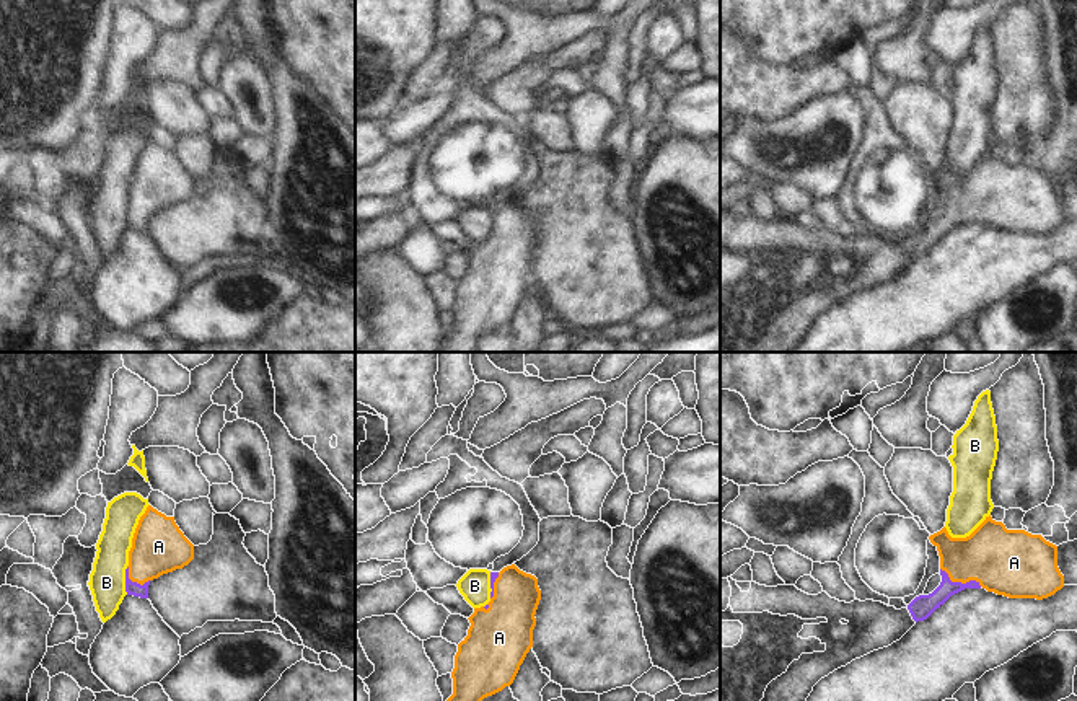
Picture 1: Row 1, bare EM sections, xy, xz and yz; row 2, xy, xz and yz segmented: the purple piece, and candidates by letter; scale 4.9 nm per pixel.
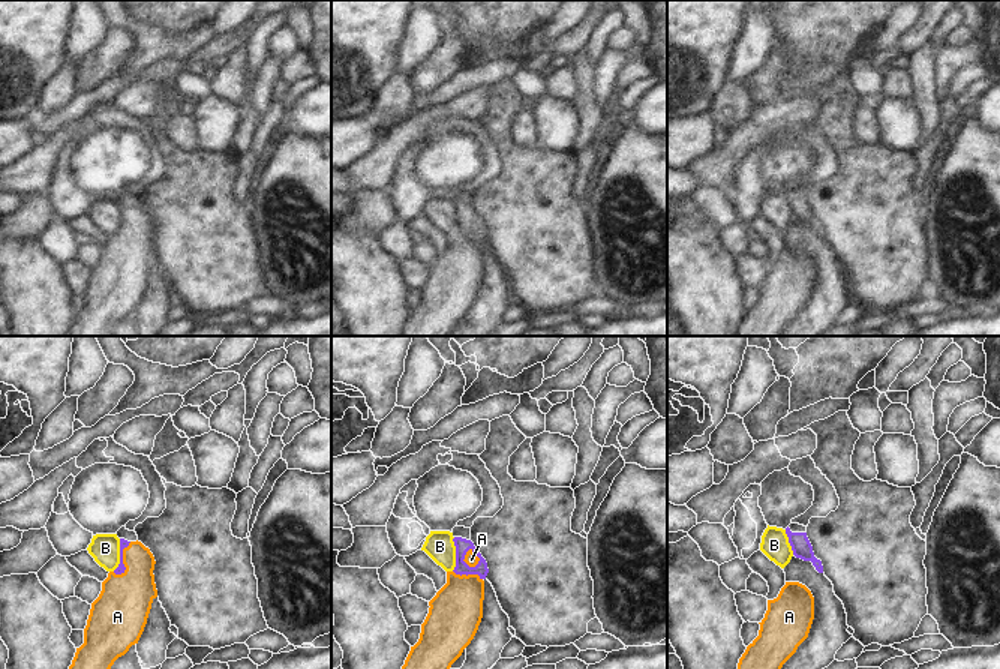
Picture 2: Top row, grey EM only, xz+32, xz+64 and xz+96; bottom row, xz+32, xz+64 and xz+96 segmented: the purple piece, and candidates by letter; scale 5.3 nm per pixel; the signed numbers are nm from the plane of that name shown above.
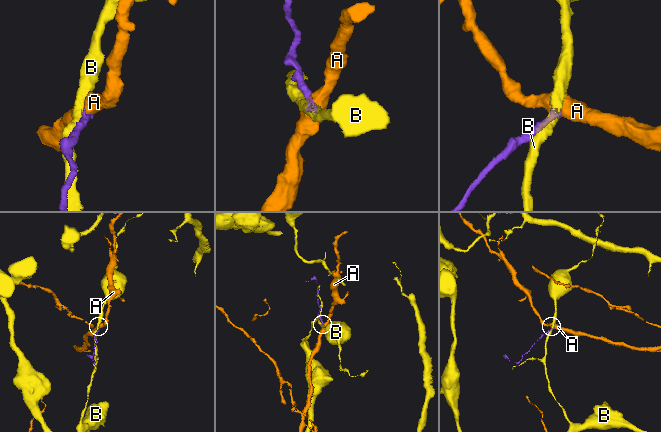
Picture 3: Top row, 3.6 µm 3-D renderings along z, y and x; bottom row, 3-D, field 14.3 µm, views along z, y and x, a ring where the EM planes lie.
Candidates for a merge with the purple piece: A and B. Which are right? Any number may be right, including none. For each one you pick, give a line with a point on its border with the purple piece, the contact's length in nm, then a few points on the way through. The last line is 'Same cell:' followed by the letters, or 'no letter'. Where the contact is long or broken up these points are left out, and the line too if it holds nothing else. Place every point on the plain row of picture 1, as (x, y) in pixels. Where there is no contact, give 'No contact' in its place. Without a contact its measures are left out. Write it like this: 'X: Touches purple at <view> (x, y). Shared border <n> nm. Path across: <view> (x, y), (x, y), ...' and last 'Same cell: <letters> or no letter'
A: Touches purple at yz (960, 217). Shared border 220 nm. Path across: yz (921, 242), (952, 217), (960, 217), (981, 196), (1004, 196)
Same cell: A.

